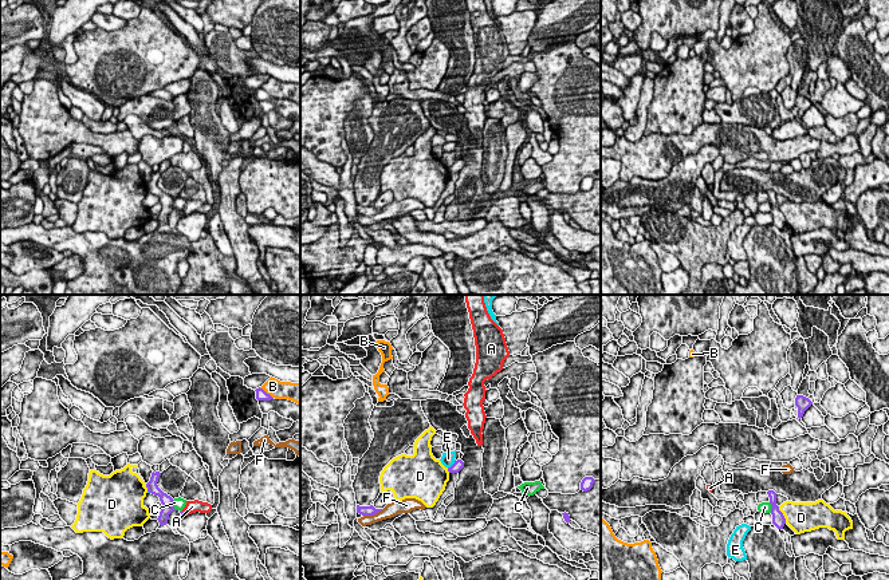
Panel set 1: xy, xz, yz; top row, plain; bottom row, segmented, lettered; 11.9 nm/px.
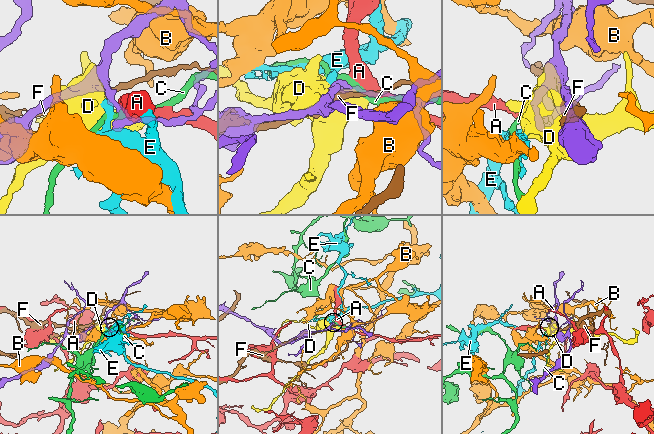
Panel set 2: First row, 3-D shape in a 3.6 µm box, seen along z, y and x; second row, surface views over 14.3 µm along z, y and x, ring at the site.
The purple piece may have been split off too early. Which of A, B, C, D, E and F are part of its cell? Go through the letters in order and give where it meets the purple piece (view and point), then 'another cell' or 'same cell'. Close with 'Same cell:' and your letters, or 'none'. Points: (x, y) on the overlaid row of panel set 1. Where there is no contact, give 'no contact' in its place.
A: contact xy (184, 513); another cell
B: contact xy (264, 391); another cell
C: contact xy (172, 505); another cell
D: contact yz (782, 515); another cell
E: contact xz (453, 464); another cell
F: contact xz (373, 513); another cell
Same cell: none

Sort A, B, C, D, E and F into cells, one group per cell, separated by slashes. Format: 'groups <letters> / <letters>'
groups A / B / C / D / E / F

